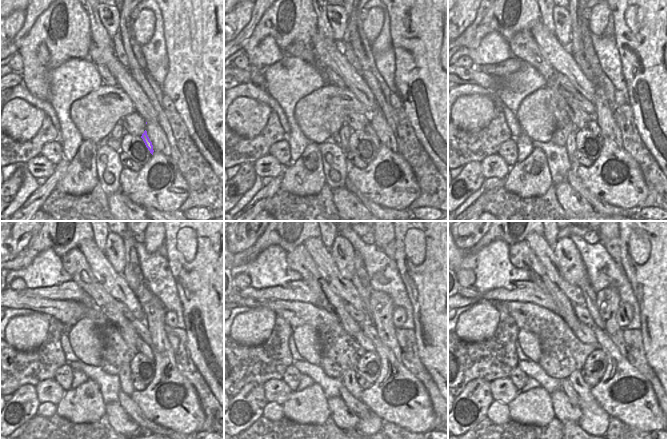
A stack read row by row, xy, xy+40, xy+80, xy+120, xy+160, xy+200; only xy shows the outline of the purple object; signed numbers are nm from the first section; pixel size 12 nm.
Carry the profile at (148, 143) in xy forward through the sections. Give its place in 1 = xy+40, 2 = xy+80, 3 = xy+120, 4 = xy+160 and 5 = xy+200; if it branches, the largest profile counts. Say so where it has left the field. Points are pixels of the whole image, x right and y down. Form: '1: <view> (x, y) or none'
1: xy+40 (368, 129)
2: xy+80 (592, 126)
3: xy+120 (143, 348)
4: xy+160 (365, 342)
5: xy+200 (585, 333)

